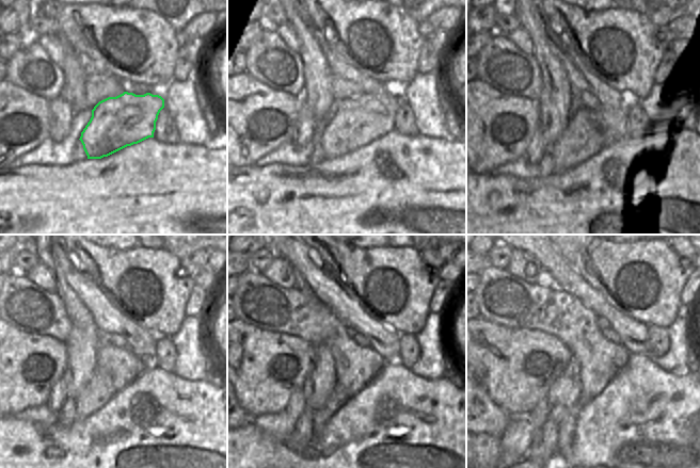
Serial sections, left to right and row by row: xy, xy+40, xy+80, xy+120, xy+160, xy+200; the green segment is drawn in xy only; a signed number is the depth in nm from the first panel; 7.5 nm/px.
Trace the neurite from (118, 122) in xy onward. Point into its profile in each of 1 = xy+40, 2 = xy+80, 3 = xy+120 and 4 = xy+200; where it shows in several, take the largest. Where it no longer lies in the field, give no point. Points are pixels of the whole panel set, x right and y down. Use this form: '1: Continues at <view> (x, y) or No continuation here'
1: Continues at xy+40 (359, 122)
2: Continues at xy+80 (588, 131)
3: Continues at xy+120 (99, 389)
4: Continues at xy+200 (566, 429)

